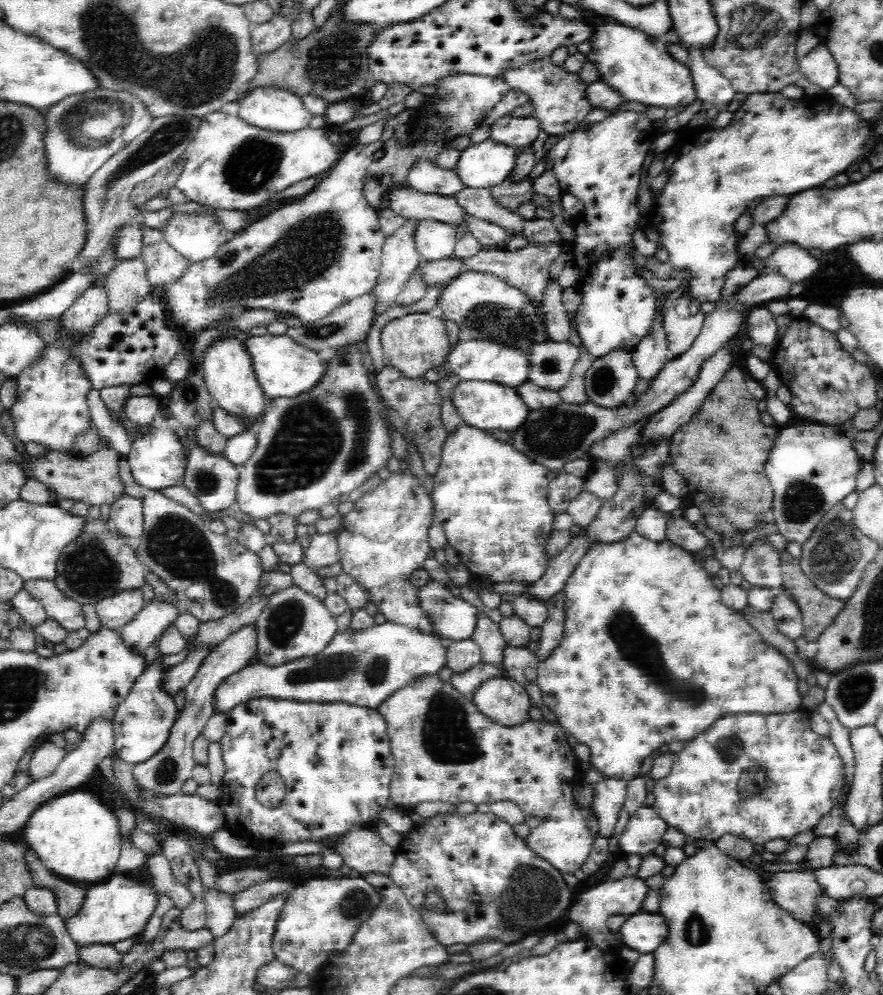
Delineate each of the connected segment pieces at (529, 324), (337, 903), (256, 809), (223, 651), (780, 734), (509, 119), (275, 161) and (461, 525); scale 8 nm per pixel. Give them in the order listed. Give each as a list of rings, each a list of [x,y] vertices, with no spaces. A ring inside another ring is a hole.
[[[480,271],[461,272],[443,287],[434,313],[452,321],[462,337],[486,339],[488,342],[526,351],[534,342],[548,342],[547,325],[540,322],[534,303],[523,291],[510,286],[496,275]]]
[[[329,876],[325,878],[308,877],[289,892],[289,897],[283,904],[276,921],[271,942],[276,958],[294,971],[304,972],[315,979],[315,971],[322,967],[324,959],[327,959],[329,954],[341,953],[352,942],[353,934],[356,934],[360,925],[370,918],[379,905],[380,894],[362,876],[337,879],[330,879]]]
[[[252,699],[245,702],[243,706],[232,707],[226,713],[226,730],[222,736],[220,749],[222,749],[222,760],[224,761],[224,777],[221,784],[221,797],[216,801],[217,805],[224,813],[224,828],[230,833],[246,839],[259,850],[264,846],[281,847],[285,842],[320,842],[338,837],[353,829],[356,826],[366,826],[376,823],[380,818],[382,809],[390,807],[391,800],[389,795],[389,786],[392,782],[392,774],[396,768],[395,758],[391,751],[390,738],[387,731],[387,724],[384,717],[374,709],[366,707],[349,705],[342,702],[298,702],[288,699]],[[268,772],[276,772],[284,779],[286,794],[284,802],[279,807],[265,807],[260,804],[256,798],[256,787],[260,779],[264,778]]]
[[[254,625],[241,627],[235,634],[228,636],[220,645],[216,645],[202,664],[198,666],[192,680],[183,688],[185,692],[184,704],[178,710],[178,715],[162,749],[152,758],[132,766],[132,773],[142,789],[152,791],[156,795],[172,796],[182,792],[183,784],[193,778],[194,768],[198,765],[193,758],[194,739],[204,730],[208,719],[214,713],[214,694],[216,688],[231,674],[242,670],[251,662],[256,654],[257,635]]]
[[[809,712],[728,714],[686,742],[681,752],[673,755],[670,774],[655,781],[655,802],[652,807],[669,827],[677,828],[682,834],[697,840],[707,840],[708,844],[714,844],[725,834],[730,834],[744,837],[752,846],[764,846],[776,838],[788,841],[797,834],[813,831],[822,817],[837,806],[844,785],[844,765],[836,745],[830,738],[812,730]],[[750,766],[764,766],[766,784],[760,794],[742,798],[738,781]]]
[[[511,113],[504,114],[488,127],[490,127],[488,134],[490,140],[514,148],[528,147],[534,143],[540,130],[535,118],[514,117]]]
[[[226,103],[220,110],[200,118],[194,140],[190,142],[185,154],[173,162],[184,163],[175,186],[184,194],[185,202],[196,202],[212,208],[247,211],[258,208],[268,197],[286,190],[296,182],[323,174],[339,160],[340,146],[332,146],[327,139],[328,132],[324,132],[322,128],[313,129],[308,126],[295,132],[264,130],[238,117],[236,110],[236,104]]]
[[[462,424],[452,433],[448,434],[441,452],[441,463],[439,464],[438,472],[434,476],[434,491],[432,491],[432,501],[434,503],[434,512],[442,527],[444,528],[447,543],[450,543],[456,553],[459,555],[460,564],[470,572],[472,579],[478,579],[478,584],[486,584],[490,581],[494,584],[502,584],[502,582],[525,582],[525,586],[535,583],[540,580],[542,575],[546,574],[552,558],[547,556],[548,540],[554,531],[553,525],[555,524],[556,514],[552,511],[548,503],[547,491],[549,486],[548,469],[540,463],[532,462],[526,455],[520,453],[519,450],[514,449],[510,443],[494,439],[487,431],[481,431],[478,427],[472,425]]]

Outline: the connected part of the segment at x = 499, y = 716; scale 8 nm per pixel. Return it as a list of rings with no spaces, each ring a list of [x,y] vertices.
[[[504,675],[484,681],[472,699],[483,715],[500,725],[513,727],[530,721],[530,691]]]

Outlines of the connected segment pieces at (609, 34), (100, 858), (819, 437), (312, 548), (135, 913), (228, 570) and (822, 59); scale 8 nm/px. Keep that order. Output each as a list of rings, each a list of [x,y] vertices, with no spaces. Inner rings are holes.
[[[584,12],[582,17],[593,30],[588,40],[592,52],[586,55],[598,69],[598,82],[620,93],[624,102],[640,102],[648,106],[688,106],[696,99],[695,84],[688,65],[678,62],[670,53],[670,46],[660,37],[650,37],[642,30],[626,26],[611,17]]]
[[[82,789],[56,795],[42,803],[26,821],[22,832],[29,848],[56,876],[72,884],[83,886],[102,882],[115,873],[122,846],[121,825],[106,804],[94,793]]]
[[[800,424],[790,428],[780,428],[774,441],[770,458],[765,464],[765,473],[774,490],[773,510],[770,518],[778,525],[780,533],[787,542],[794,540],[798,544],[804,544],[817,525],[821,522],[824,514],[838,505],[847,495],[855,492],[856,475],[863,462],[858,458],[852,445],[852,441],[840,434],[836,434],[836,427],[820,424]]]
[[[336,530],[329,534],[315,533],[312,535],[306,558],[303,558],[304,564],[310,569],[335,564],[338,561],[337,538],[339,532],[340,530]]]
[[[116,873],[104,884],[86,887],[84,902],[80,904],[78,914],[62,918],[62,921],[70,939],[79,947],[91,944],[114,945],[142,932],[159,903],[158,894],[152,890],[152,886]]]
[[[158,490],[148,491],[143,501],[144,536],[139,540],[138,555],[146,569],[158,575],[169,586],[170,593],[175,594],[184,608],[199,620],[199,623],[215,621],[232,614],[240,608],[254,593],[260,576],[263,574],[263,564],[255,552],[248,551],[238,540],[230,540],[228,536],[216,534],[209,530],[205,522],[197,518],[191,510],[170,500]],[[198,582],[204,586],[204,596],[201,603],[186,595],[186,590]]]
[[[823,44],[816,46],[804,58],[799,59],[799,65],[804,77],[807,77],[812,85],[816,85],[826,92],[839,83],[836,61]]]

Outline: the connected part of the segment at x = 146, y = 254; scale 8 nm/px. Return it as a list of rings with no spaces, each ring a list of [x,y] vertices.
[[[164,239],[145,245],[141,250],[146,278],[151,289],[174,284],[188,268],[188,261],[174,250]]]

